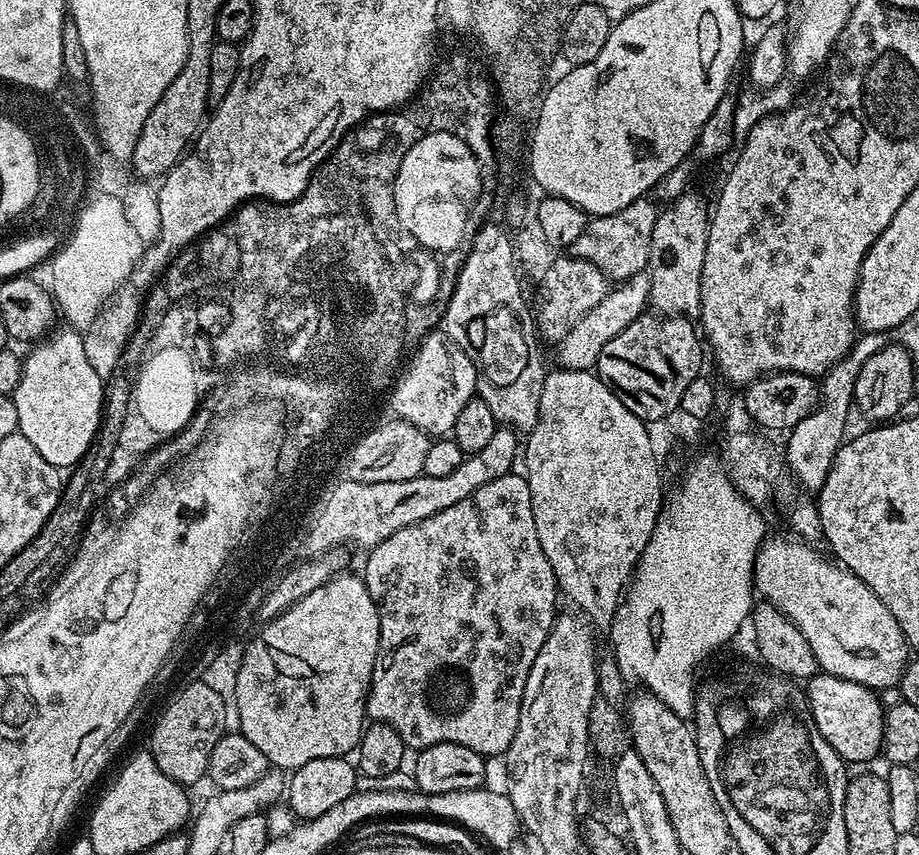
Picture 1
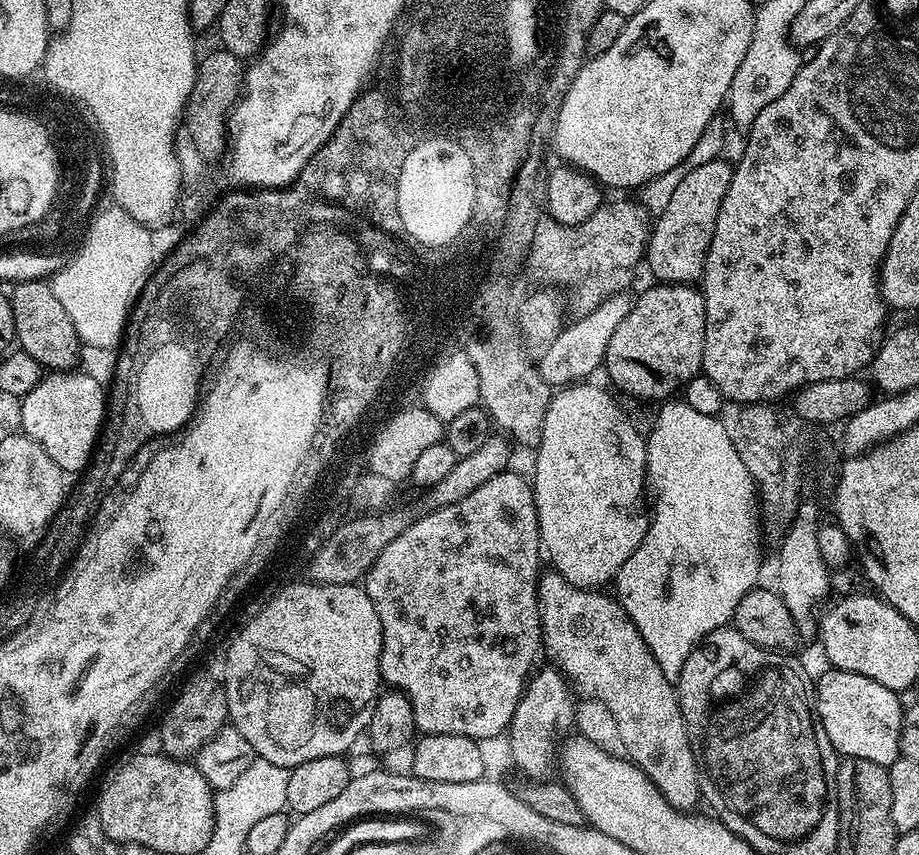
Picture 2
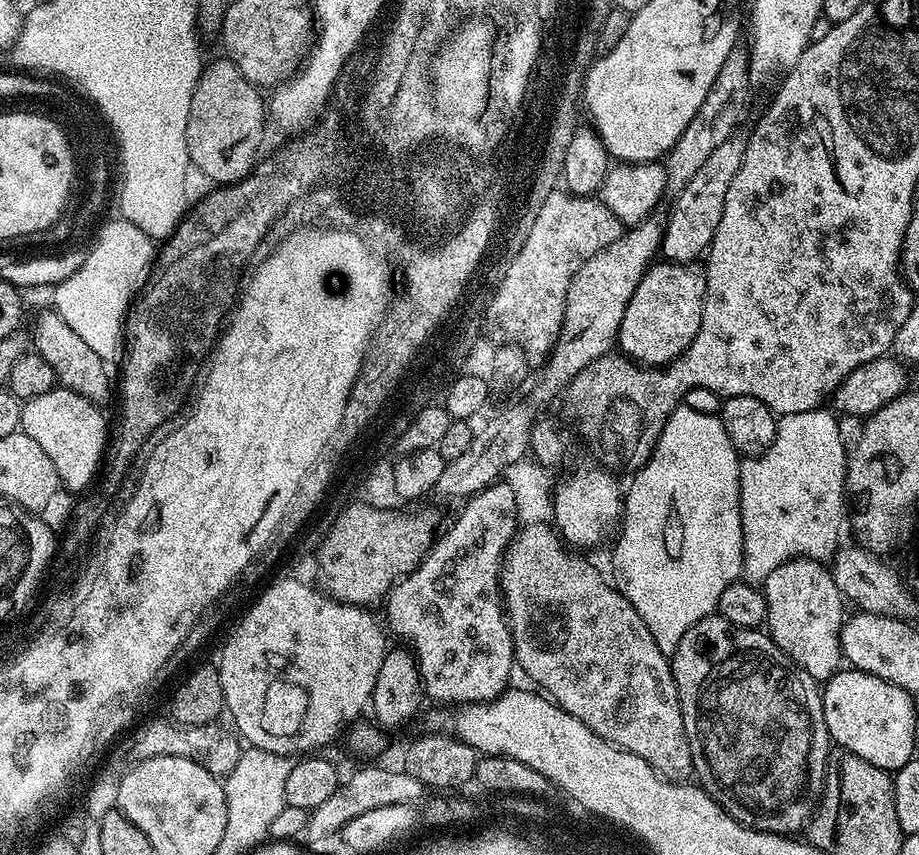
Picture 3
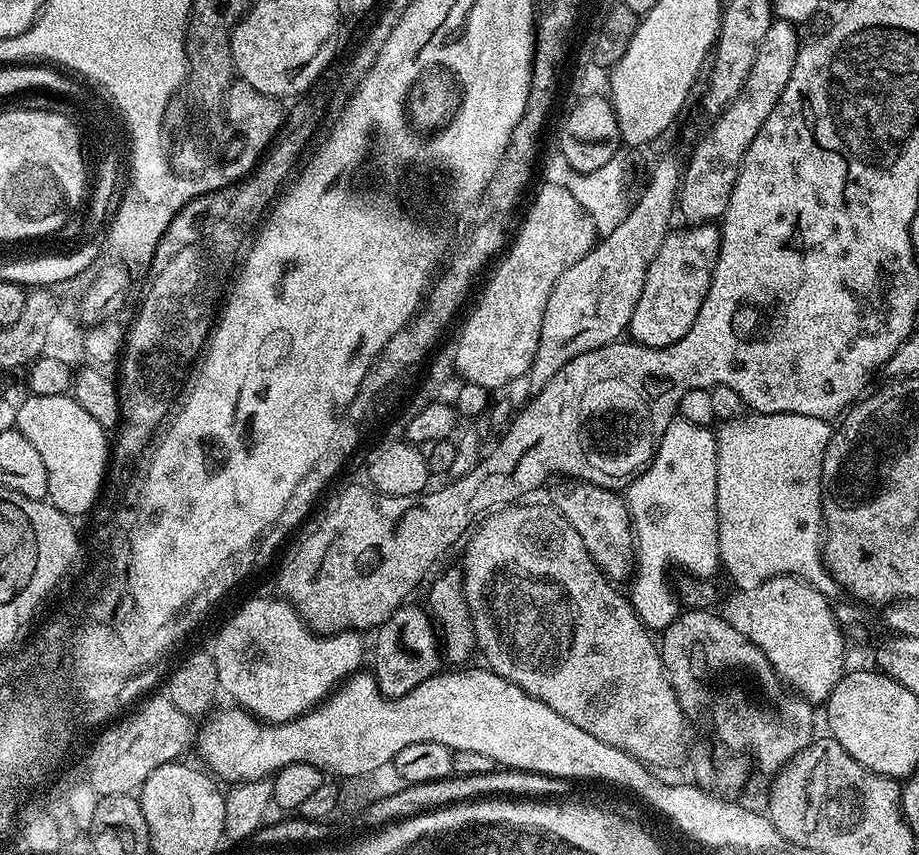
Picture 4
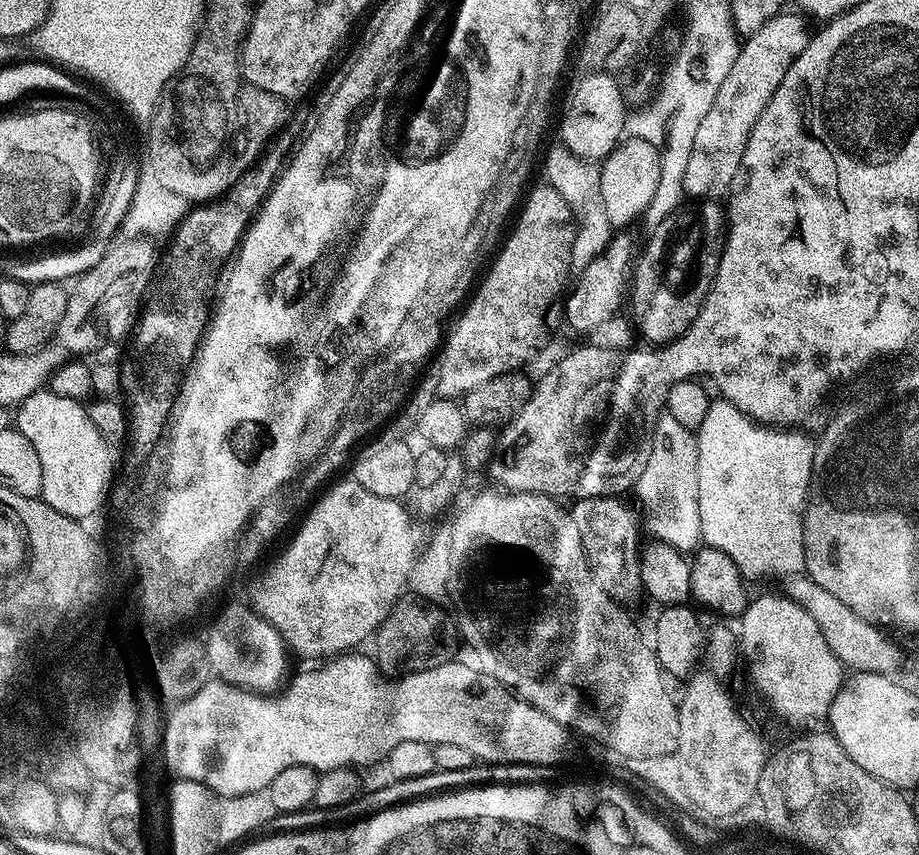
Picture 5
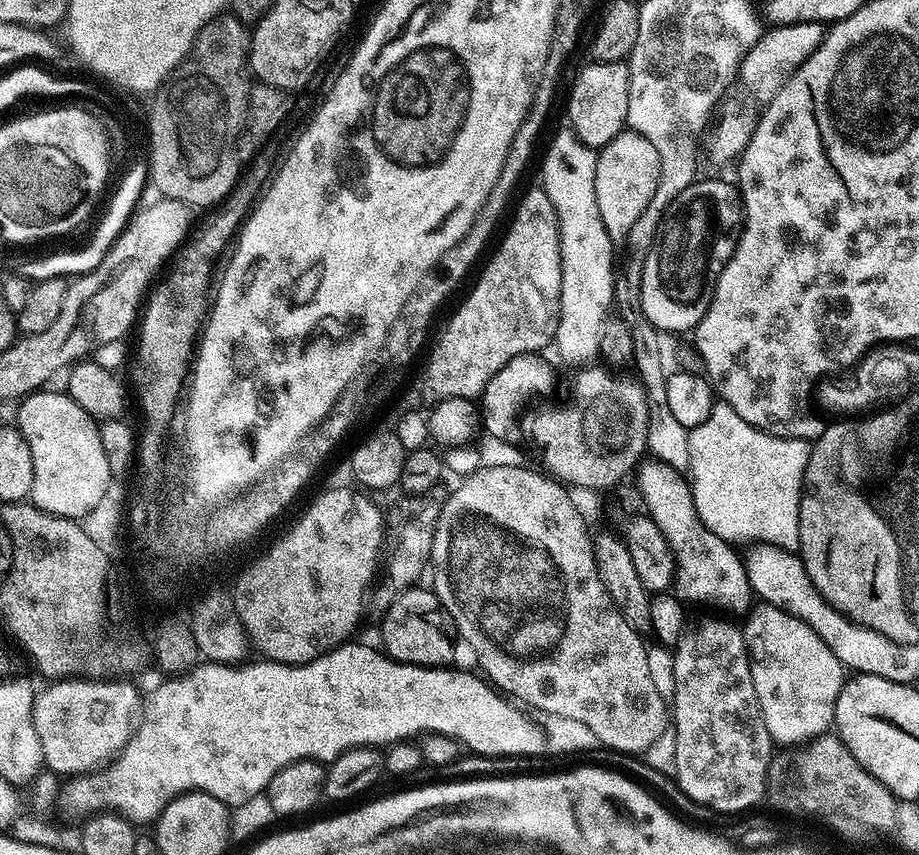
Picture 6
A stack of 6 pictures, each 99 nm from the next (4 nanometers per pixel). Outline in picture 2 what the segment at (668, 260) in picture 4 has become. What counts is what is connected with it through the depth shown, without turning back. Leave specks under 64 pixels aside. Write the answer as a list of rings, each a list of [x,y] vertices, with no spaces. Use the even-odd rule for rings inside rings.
[[[653,283],[653,288],[648,288],[639,297],[633,299],[632,309],[626,318],[623,318],[622,324],[614,331],[610,338],[609,345],[606,346],[606,352],[603,361],[603,371],[608,371],[608,376],[612,379],[612,384],[616,388],[621,388],[628,396],[637,396],[640,400],[663,401],[665,398],[672,398],[683,389],[684,385],[689,384],[693,378],[701,375],[702,372],[702,350],[704,349],[704,331],[706,330],[706,314],[704,313],[704,293],[699,287],[691,284],[661,284]]]

